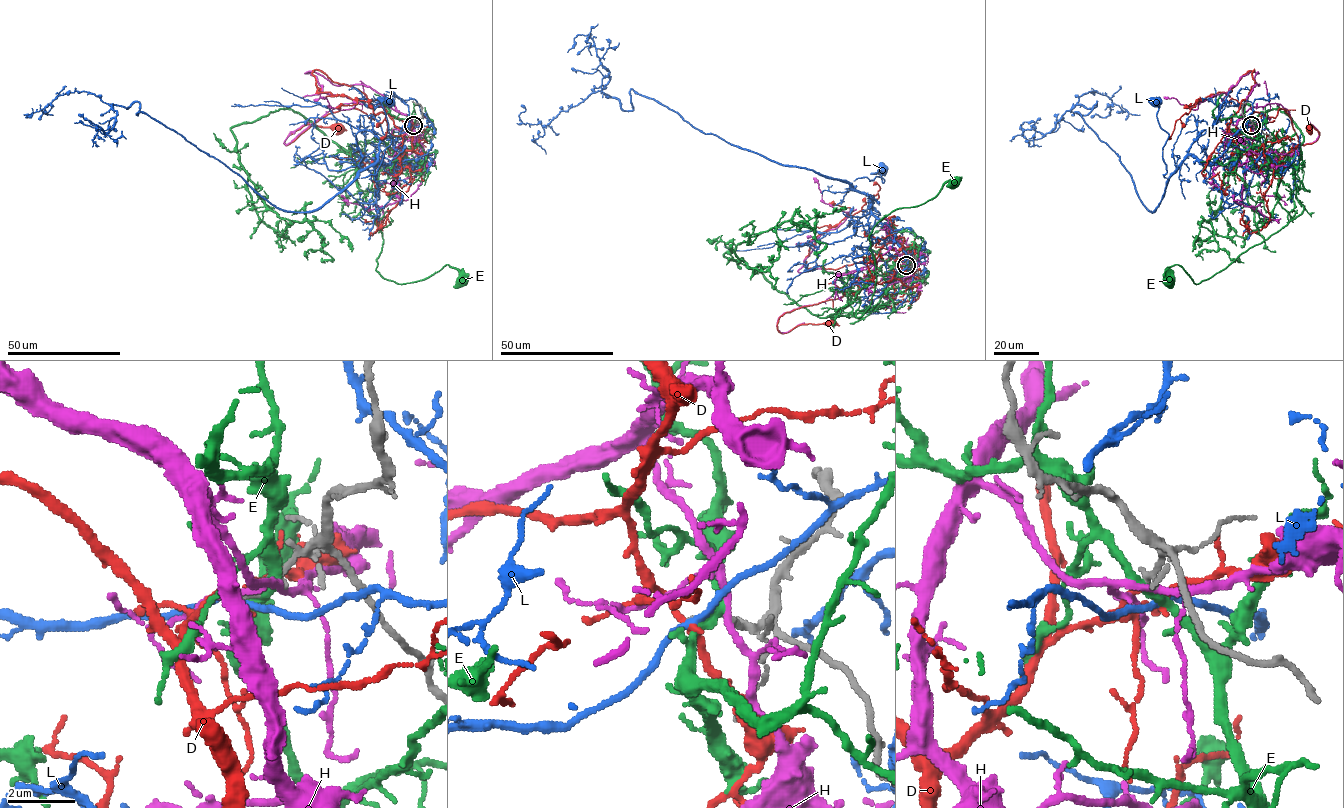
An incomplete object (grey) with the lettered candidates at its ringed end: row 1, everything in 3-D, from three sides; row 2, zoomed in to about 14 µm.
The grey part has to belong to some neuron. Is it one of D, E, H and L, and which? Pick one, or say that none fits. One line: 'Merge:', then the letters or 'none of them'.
Merge: none of them

